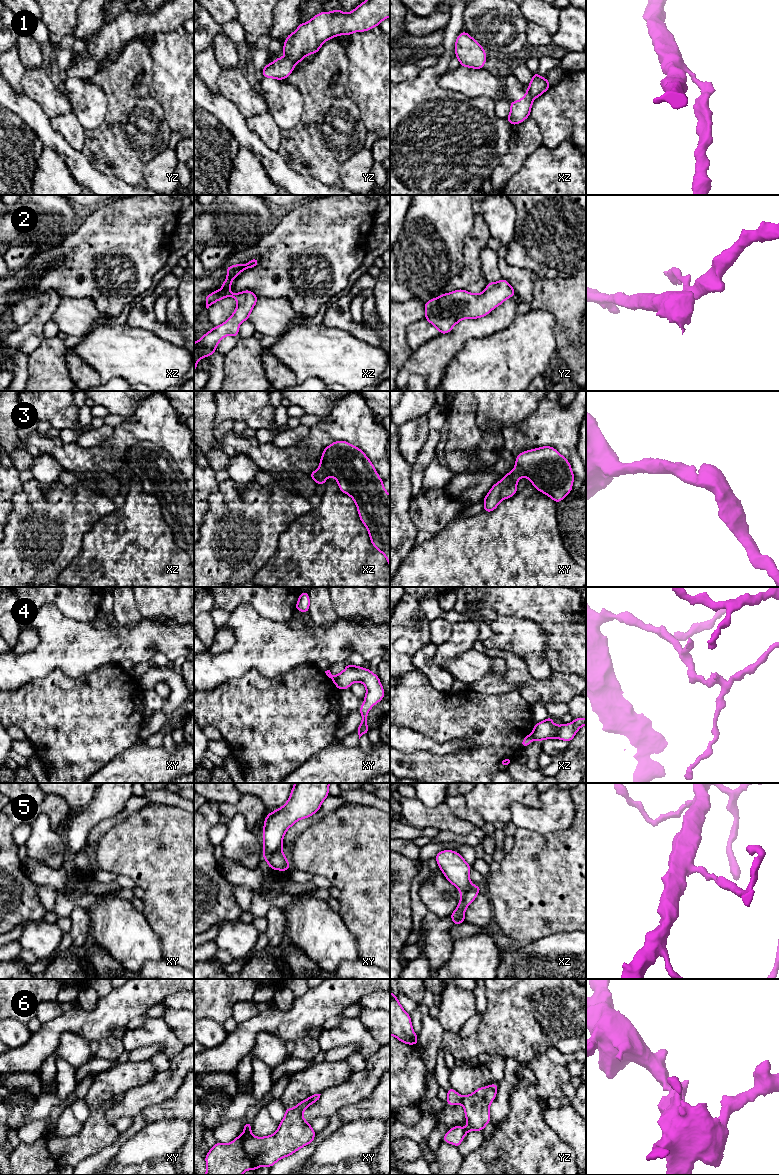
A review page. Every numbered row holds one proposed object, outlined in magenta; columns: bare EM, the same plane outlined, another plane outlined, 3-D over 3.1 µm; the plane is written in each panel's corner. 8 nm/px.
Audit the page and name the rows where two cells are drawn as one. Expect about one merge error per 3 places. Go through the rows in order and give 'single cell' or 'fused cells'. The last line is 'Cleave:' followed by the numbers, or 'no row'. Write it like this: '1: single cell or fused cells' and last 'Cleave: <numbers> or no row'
1: fused cells
2: single cell
3: single cell
4: fused cells
5: fused cells
6: fused cells
Cleave: 1, 4, 5, 6

